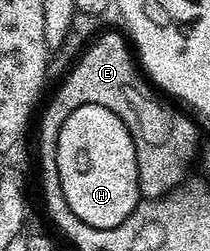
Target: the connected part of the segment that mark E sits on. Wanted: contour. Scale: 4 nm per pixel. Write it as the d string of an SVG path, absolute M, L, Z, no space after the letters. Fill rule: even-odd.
M105 33L87 45L66 76L58 82L54 90L58 97L95 97L95 105L105 107L115 107L133 99L133 85L137 85L135 77L141 72L136 54L124 34L123 38L119 33Z

